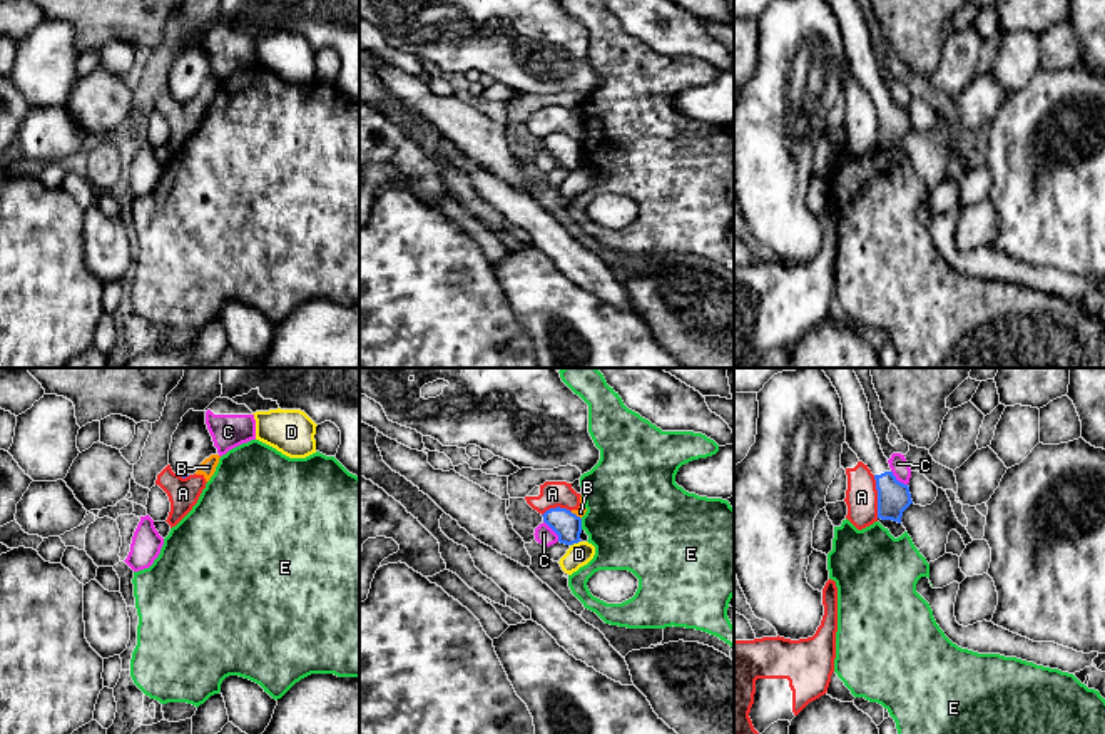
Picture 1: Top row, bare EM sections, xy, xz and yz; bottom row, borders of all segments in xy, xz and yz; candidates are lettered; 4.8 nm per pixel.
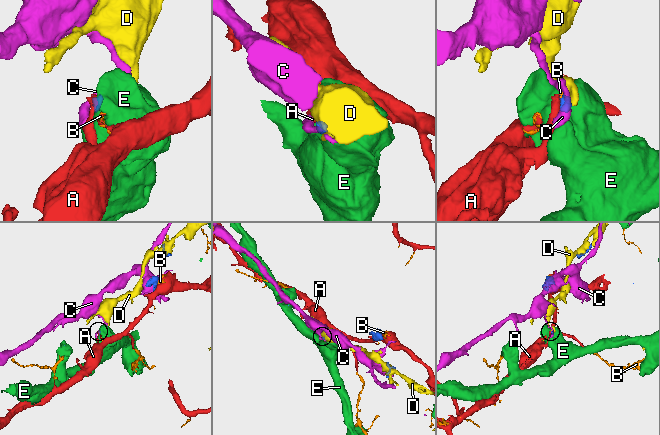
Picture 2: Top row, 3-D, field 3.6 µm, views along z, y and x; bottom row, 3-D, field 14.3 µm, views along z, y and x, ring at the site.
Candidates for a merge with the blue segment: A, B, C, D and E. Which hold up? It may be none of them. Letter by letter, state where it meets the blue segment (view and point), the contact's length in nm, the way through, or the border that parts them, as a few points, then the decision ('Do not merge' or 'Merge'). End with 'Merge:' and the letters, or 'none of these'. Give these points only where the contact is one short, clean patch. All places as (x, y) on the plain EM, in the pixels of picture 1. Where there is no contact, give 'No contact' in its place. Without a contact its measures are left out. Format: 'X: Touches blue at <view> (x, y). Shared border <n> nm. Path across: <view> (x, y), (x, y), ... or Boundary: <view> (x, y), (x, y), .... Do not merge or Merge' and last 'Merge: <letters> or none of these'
A: Touches blue at yz (878, 122). Shared border 200 nm. Do not merge
B: Touches blue at xz (574, 139). Shared border 70 nm. Do not merge
C: Touches blue at xz (552, 154). Shared border 130 nm. Boundary: xz (544, 146), (559, 166). Do not merge
D: Touches blue at xz (575, 168). Shared border 60 nm. Boundary: xz (580, 166), (570, 171). Do not merge
E: Touches blue at xz (580, 149). Shared border 60 nm. Boundary: xz (580, 144), (582, 154). Do not merge
Merge: none of these

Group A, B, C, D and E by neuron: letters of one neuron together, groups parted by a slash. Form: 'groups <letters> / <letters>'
groups A B / C / D / E

